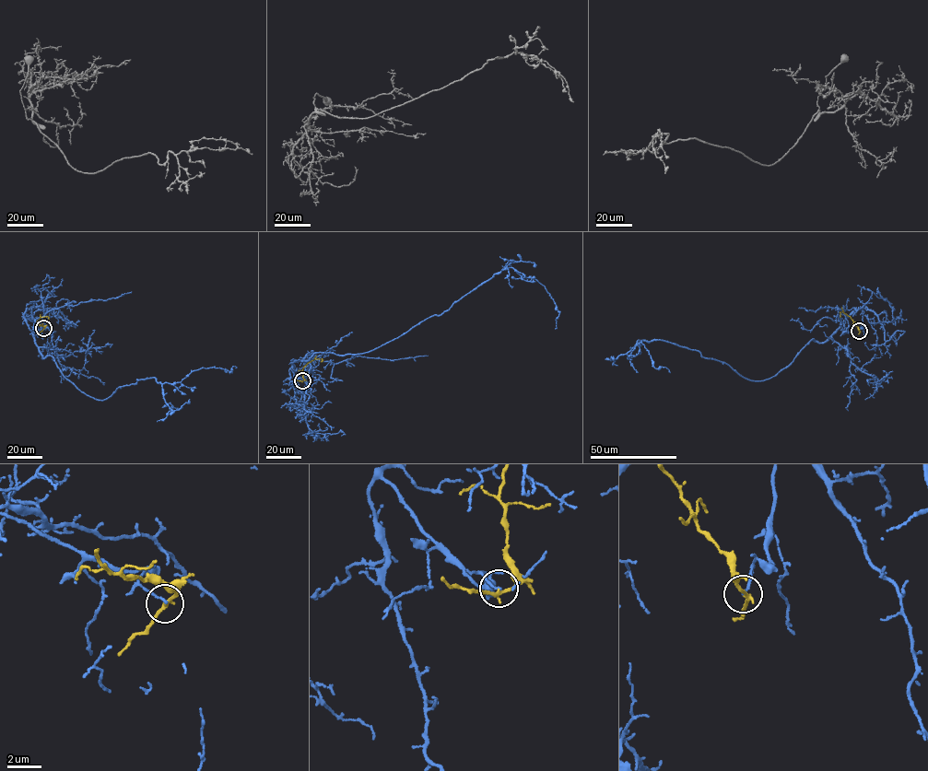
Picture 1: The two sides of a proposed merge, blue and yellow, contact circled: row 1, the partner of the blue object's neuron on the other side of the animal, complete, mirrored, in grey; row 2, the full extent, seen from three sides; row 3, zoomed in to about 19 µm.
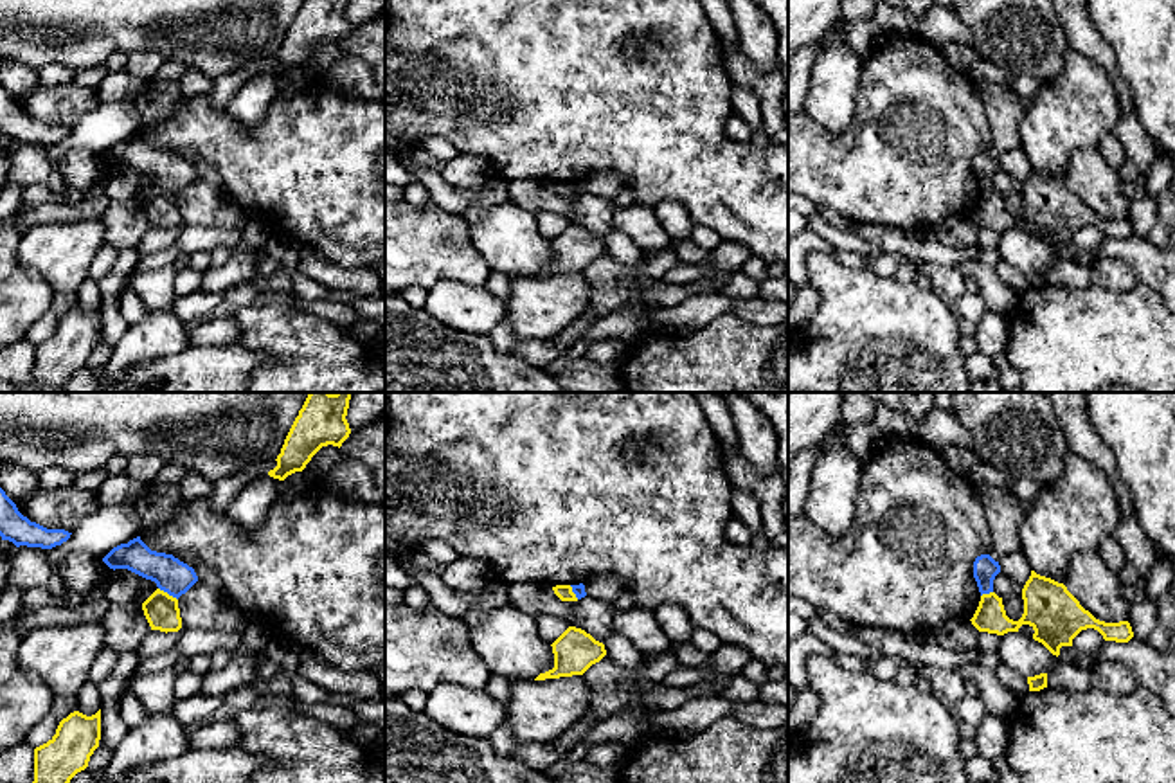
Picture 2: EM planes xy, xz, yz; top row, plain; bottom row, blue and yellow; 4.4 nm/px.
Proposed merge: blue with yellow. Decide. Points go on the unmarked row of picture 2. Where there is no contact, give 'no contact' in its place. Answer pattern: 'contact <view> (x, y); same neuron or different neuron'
contact xy (168, 189); different neuron

